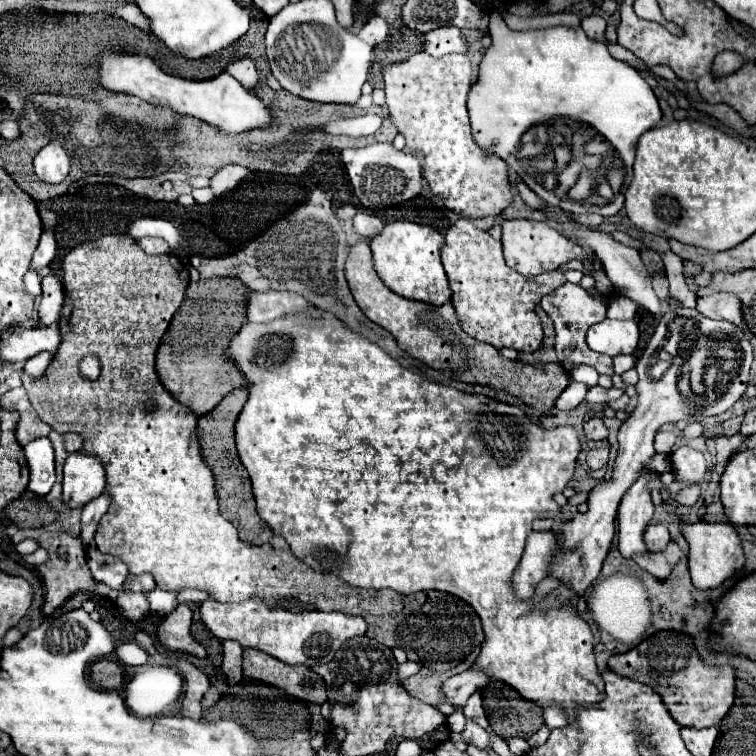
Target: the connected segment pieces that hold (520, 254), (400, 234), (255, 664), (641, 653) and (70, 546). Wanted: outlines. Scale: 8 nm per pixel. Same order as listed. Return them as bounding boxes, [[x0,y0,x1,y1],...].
[[503,220,587,278],[369,220,451,306],[243,650,327,704],[609,632,735,726],[35,532,97,614]]

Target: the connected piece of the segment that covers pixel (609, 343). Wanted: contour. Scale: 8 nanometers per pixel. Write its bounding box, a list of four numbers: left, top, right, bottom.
[587,320,639,356]

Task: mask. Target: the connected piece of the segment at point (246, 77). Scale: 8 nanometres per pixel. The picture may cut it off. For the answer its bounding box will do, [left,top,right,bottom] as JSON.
[225,58,259,88]

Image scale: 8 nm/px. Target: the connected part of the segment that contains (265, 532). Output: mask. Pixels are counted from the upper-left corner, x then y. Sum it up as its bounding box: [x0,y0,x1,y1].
[197,388,273,546]

